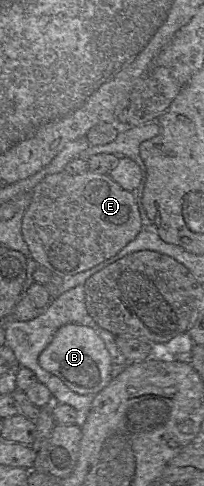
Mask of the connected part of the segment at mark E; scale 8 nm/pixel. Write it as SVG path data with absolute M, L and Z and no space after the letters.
M65 171L50 174L38 183L33 191L30 204L22 218L22 236L30 256L39 266L61 277L71 276L88 270L115 256L142 230L140 213L131 191L124 190L109 174L86 171L68 174Z

